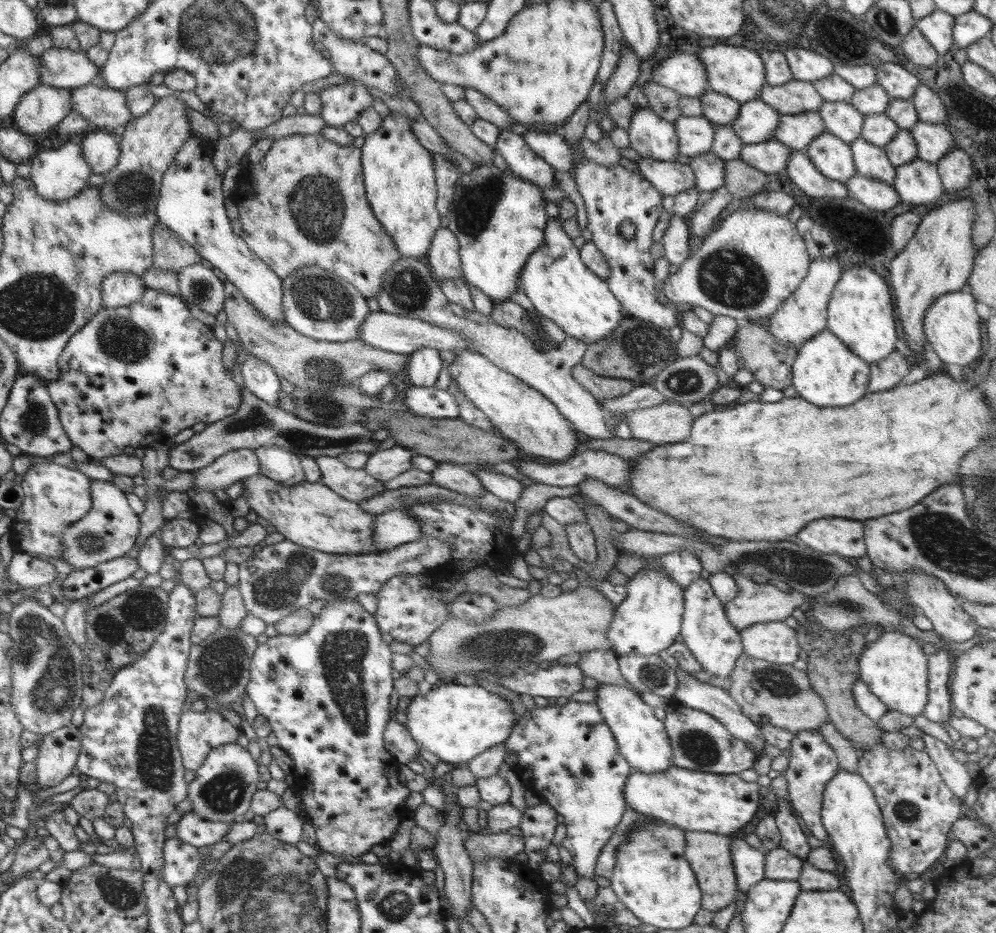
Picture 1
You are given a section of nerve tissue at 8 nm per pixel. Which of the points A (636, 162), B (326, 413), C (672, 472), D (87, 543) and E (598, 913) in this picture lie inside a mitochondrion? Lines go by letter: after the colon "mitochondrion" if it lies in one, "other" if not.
A: other
B: mitochondrion
C: other
D: mitochondrion
E: other

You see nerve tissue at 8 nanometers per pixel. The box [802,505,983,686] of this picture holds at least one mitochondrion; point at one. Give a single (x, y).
(854, 606)

